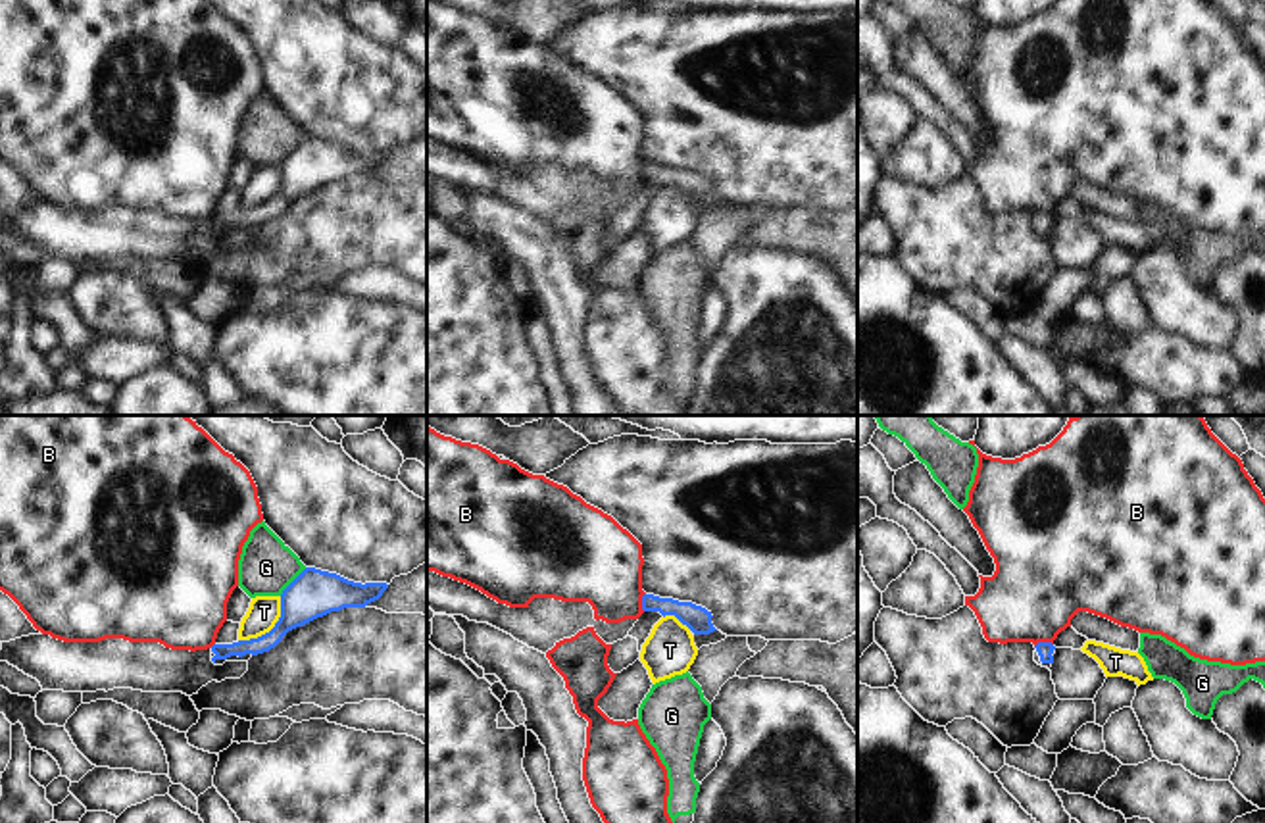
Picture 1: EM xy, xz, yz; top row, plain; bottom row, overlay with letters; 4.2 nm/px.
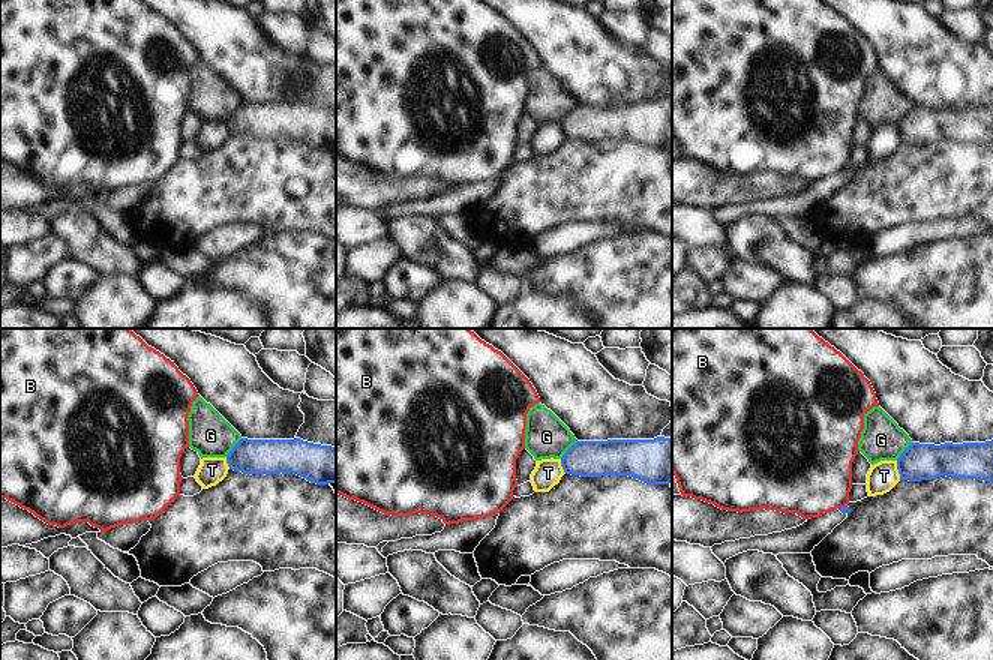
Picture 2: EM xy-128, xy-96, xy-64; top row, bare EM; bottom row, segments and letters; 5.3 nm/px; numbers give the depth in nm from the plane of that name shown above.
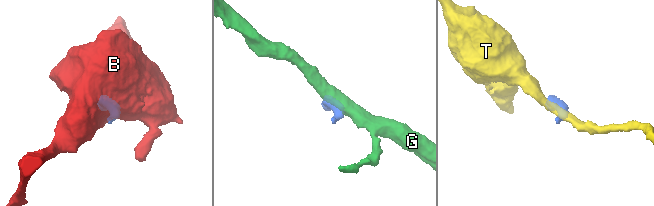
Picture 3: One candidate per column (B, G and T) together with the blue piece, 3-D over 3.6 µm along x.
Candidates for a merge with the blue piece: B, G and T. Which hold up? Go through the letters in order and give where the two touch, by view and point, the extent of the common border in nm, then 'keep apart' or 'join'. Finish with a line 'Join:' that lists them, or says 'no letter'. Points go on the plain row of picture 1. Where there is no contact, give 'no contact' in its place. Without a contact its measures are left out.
B: yz (1042, 212) | 80 nm | keep apart
G: xy (293, 150) | 170 nm | keep apart
T: xy (272, 199) | 260 nm | keep apart
Join: no letter

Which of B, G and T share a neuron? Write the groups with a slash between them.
B / G / T

